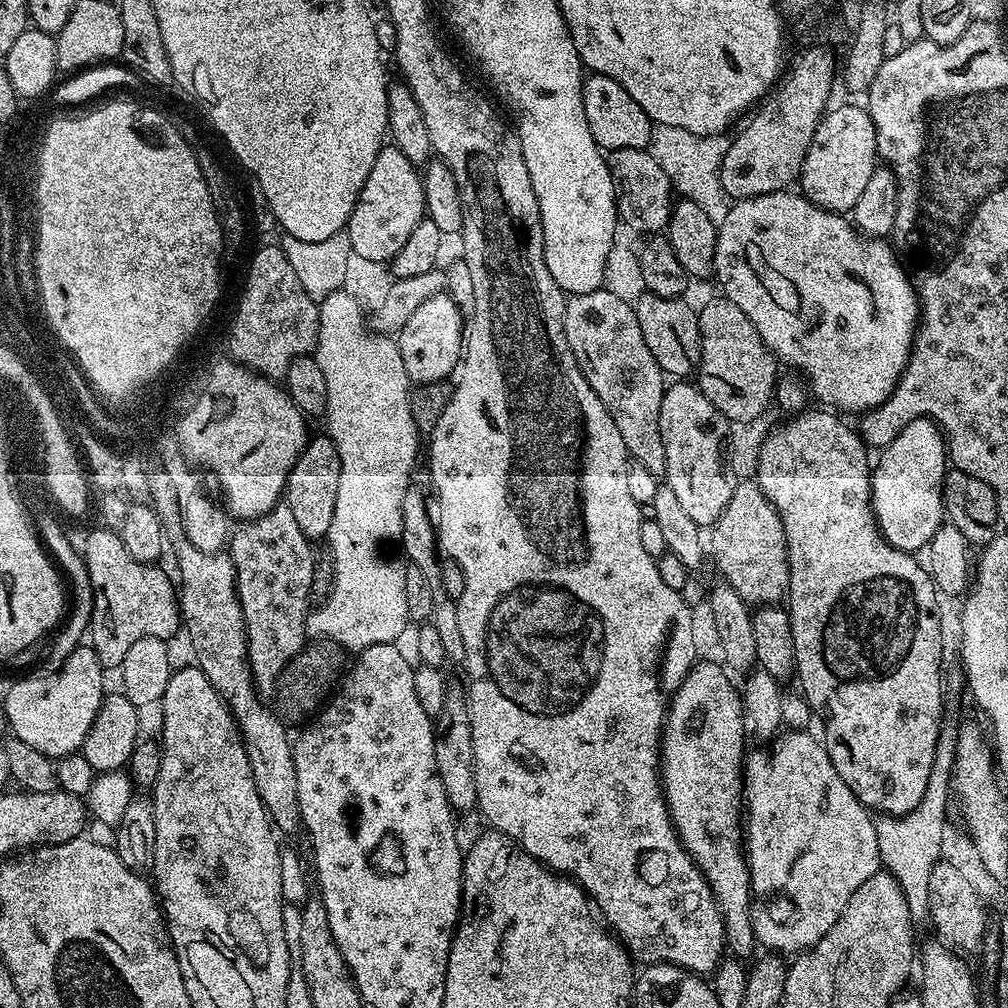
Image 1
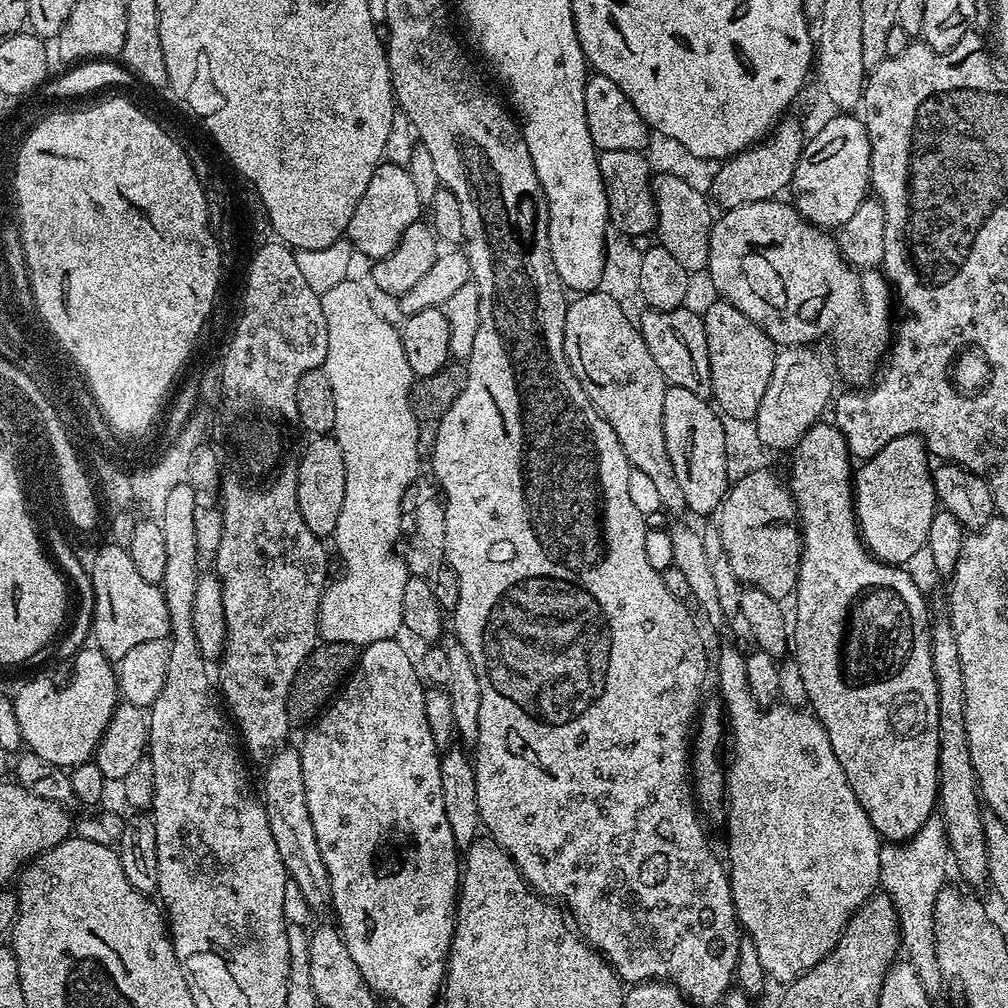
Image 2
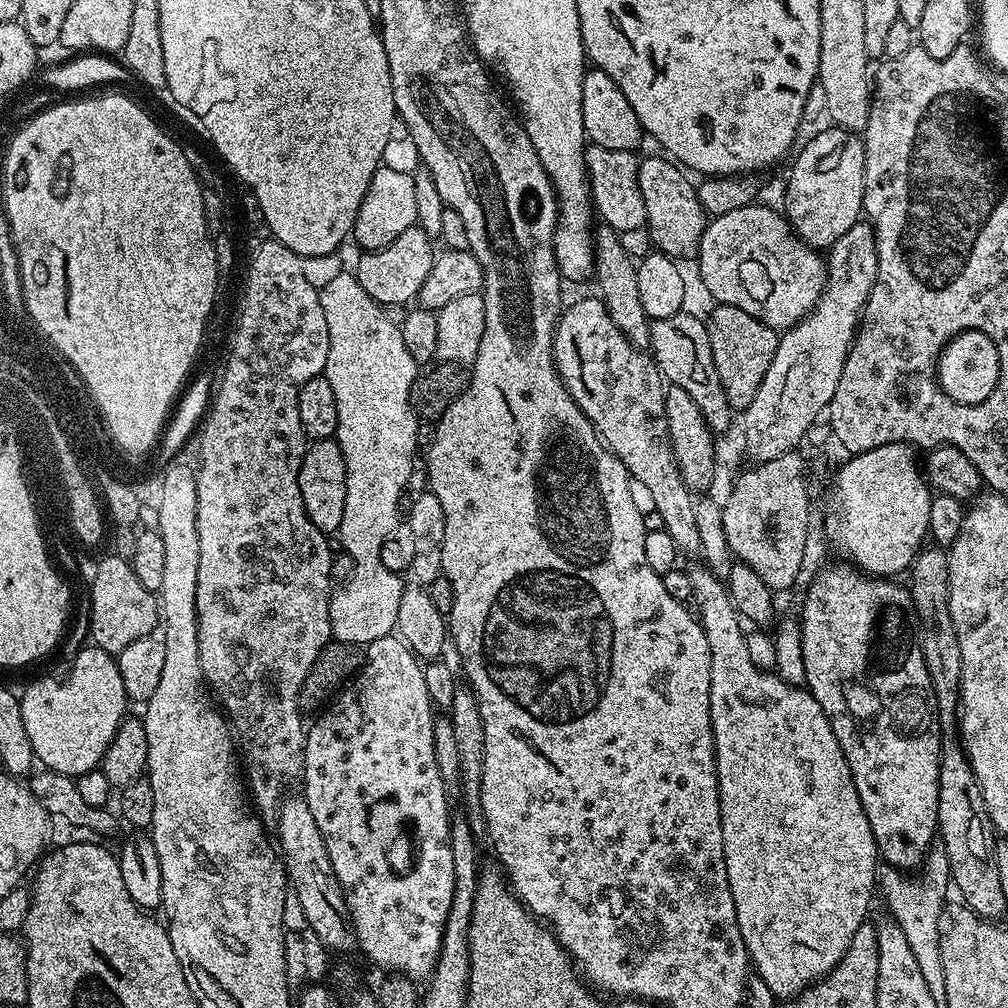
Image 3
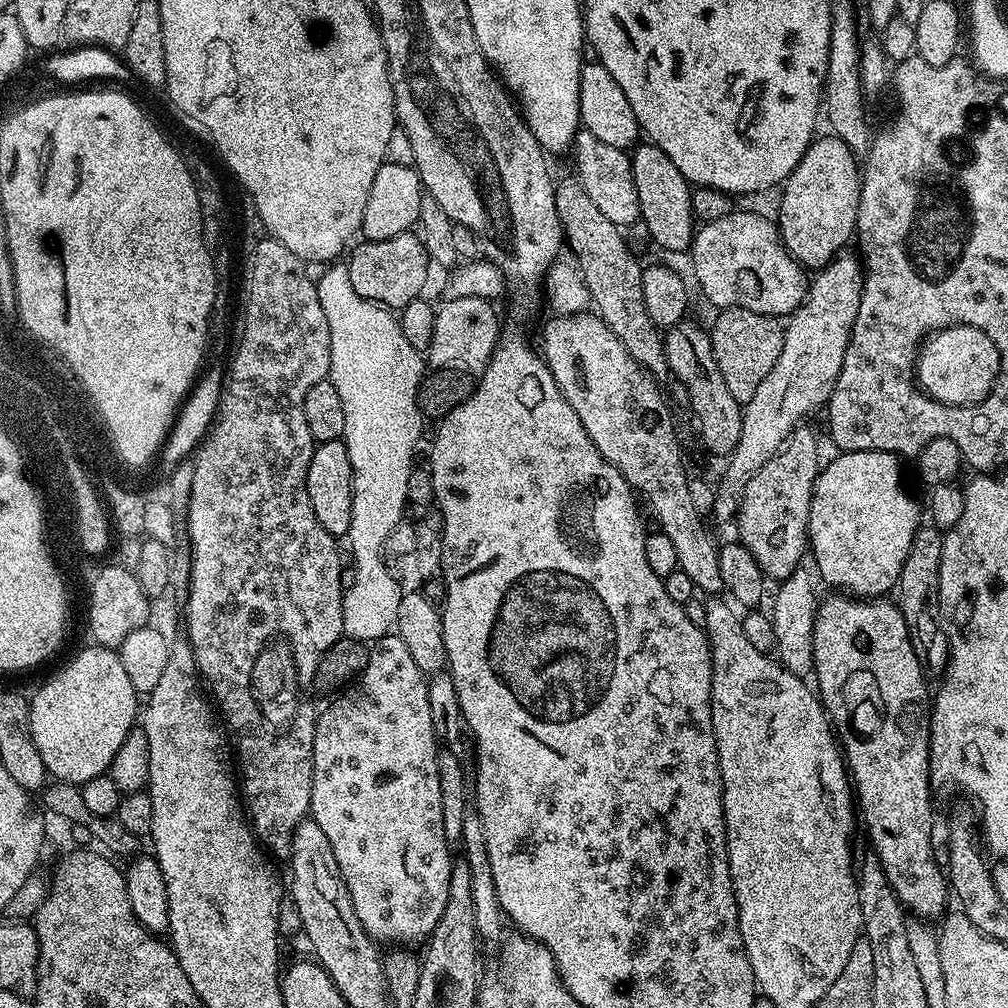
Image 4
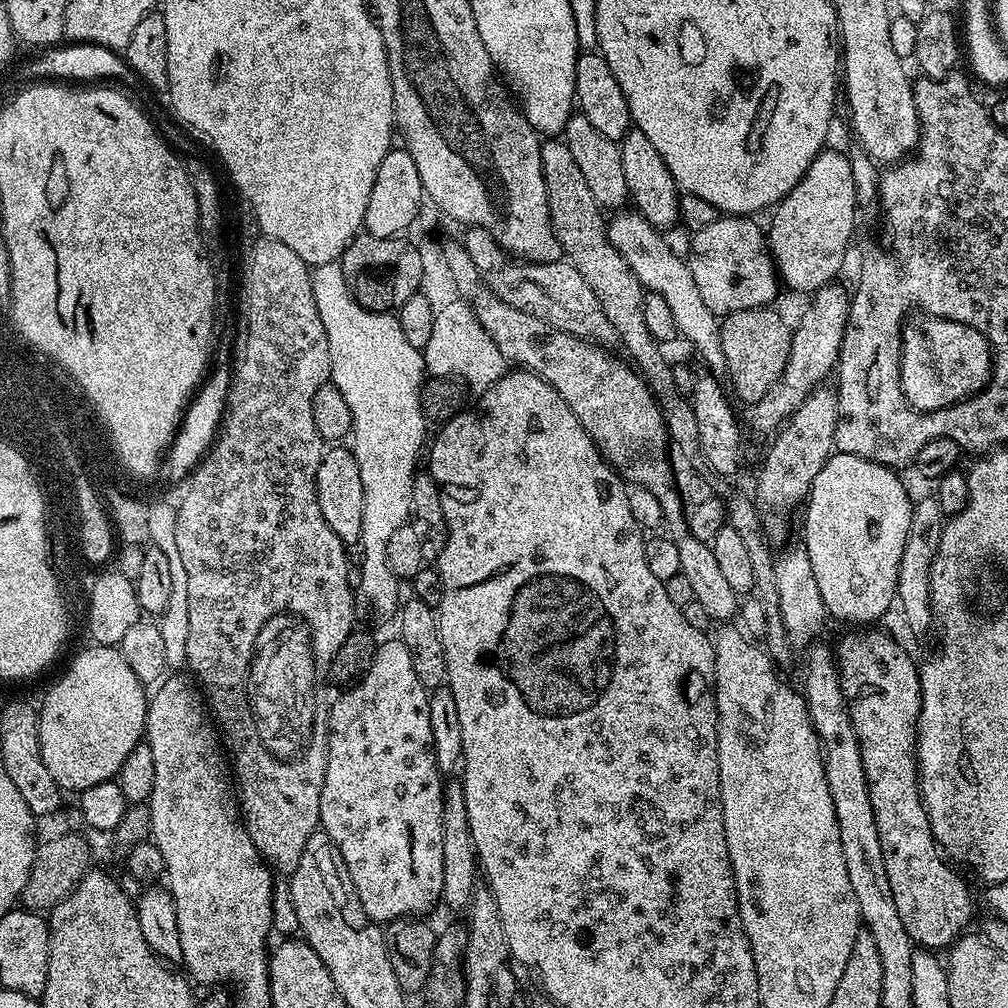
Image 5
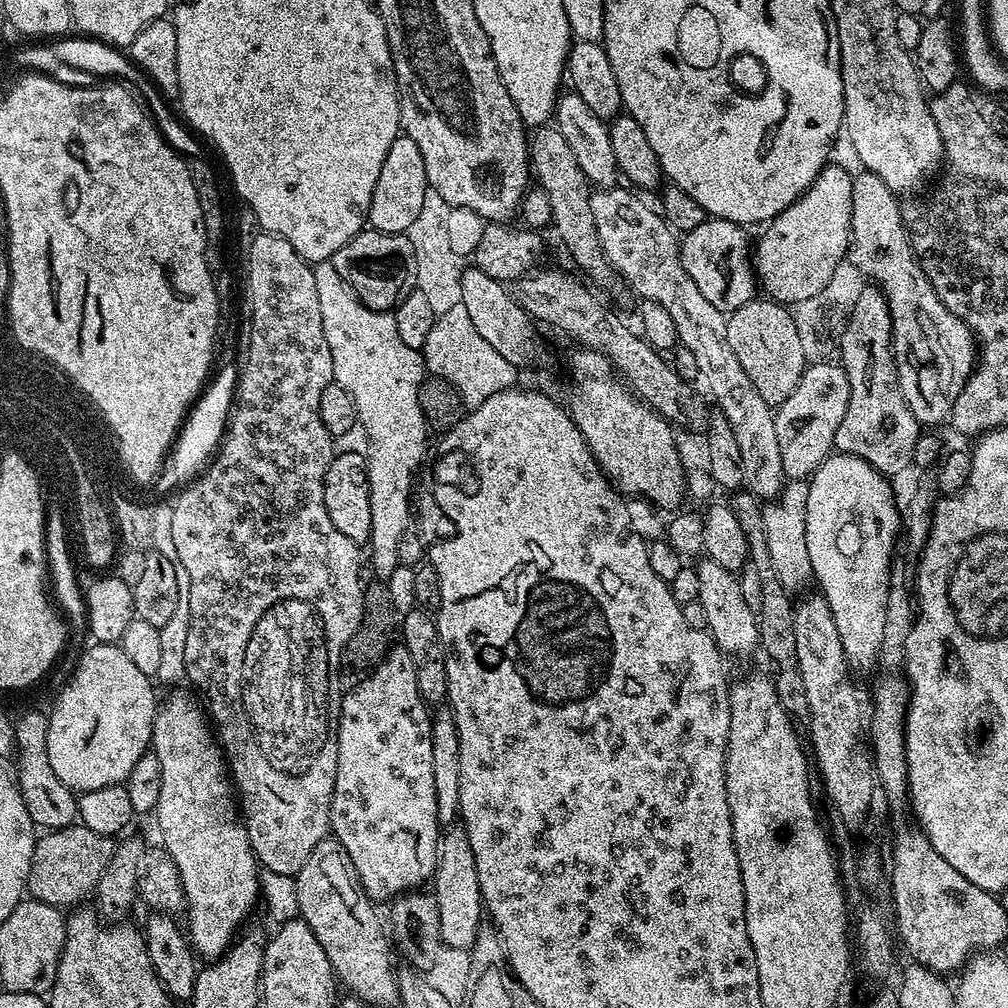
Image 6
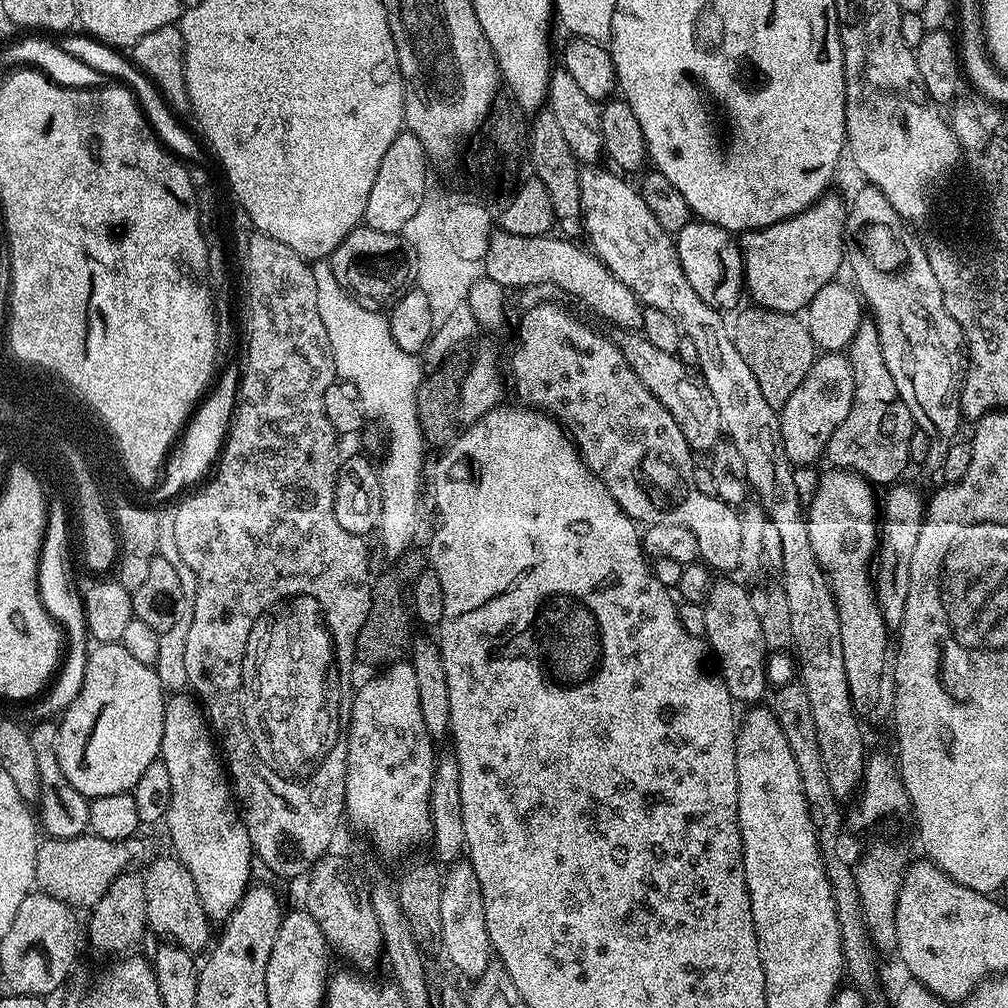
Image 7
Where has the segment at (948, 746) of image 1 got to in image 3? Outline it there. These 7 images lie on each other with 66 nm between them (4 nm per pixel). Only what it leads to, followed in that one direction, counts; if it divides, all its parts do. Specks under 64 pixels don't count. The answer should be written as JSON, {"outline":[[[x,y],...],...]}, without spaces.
{"outline":[[[936,846],[927,853],[922,865],[924,881],[911,880],[911,875],[901,869],[885,867],[878,876],[878,888],[888,902],[891,919],[902,926],[902,934],[906,934],[906,942],[918,961],[922,970],[922,978],[935,1000],[941,1002],[946,998],[946,970],[942,970],[942,950],[940,949],[940,916],[946,907],[944,895],[950,892],[950,877],[948,875],[948,859],[943,847]]]}

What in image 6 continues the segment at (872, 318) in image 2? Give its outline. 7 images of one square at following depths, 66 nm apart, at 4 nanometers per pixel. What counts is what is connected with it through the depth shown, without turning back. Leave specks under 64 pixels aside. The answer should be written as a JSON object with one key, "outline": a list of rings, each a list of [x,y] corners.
{"outline":[[[706,218],[702,226],[694,226],[694,230],[683,233],[679,241],[680,257],[682,266],[686,266],[686,274],[694,278],[698,291],[710,301],[710,306],[725,314],[750,302],[758,292],[754,252],[744,232],[747,231],[734,222]]]}

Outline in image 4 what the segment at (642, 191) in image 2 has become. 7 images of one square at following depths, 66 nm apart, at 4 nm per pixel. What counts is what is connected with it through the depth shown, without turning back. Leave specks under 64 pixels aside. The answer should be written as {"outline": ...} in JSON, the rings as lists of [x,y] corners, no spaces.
{"outline":[[[583,130],[576,133],[570,149],[570,157],[576,163],[575,179],[590,196],[592,202],[602,214],[610,218],[621,230],[627,229],[627,224],[640,220],[638,206],[638,190],[634,190],[634,174],[632,173],[632,158],[625,149],[618,146],[606,146],[606,142],[598,142],[594,134]]]}

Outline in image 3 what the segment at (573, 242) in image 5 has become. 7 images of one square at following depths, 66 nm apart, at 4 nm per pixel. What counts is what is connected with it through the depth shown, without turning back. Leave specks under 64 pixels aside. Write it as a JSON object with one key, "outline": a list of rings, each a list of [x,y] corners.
{"outline":[[[599,225],[594,232],[593,248],[595,250],[595,262],[593,264],[594,280],[597,280],[600,288],[600,299],[607,306],[607,312],[614,319],[626,338],[636,348],[644,350],[649,344],[649,326],[651,321],[642,308],[642,302],[638,297],[638,284],[636,267],[626,254],[626,248],[622,244],[621,235],[608,225]]]}

